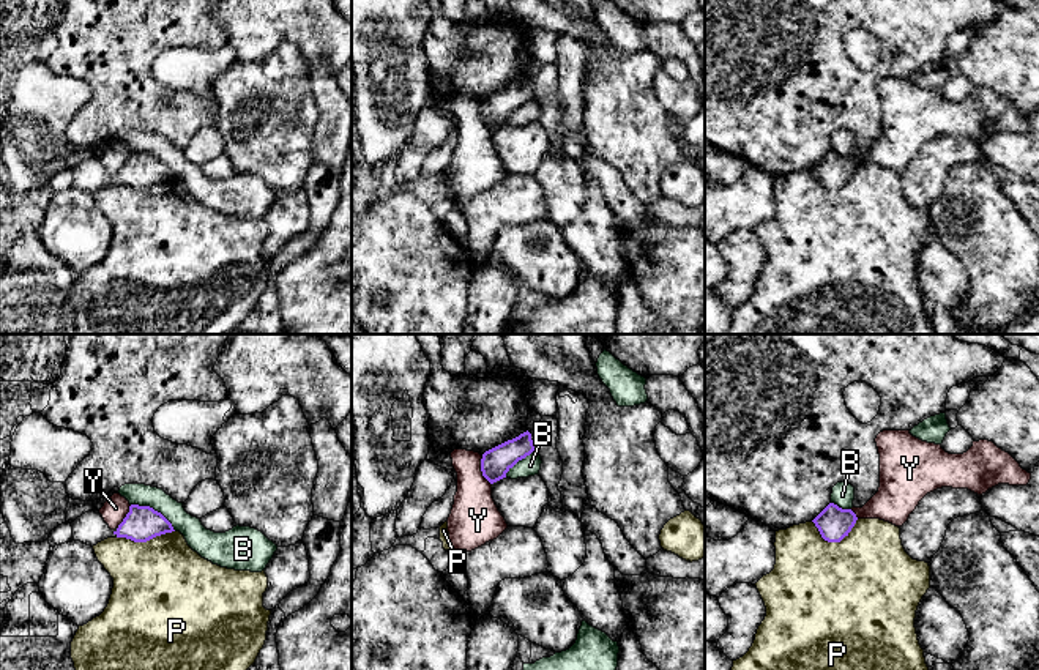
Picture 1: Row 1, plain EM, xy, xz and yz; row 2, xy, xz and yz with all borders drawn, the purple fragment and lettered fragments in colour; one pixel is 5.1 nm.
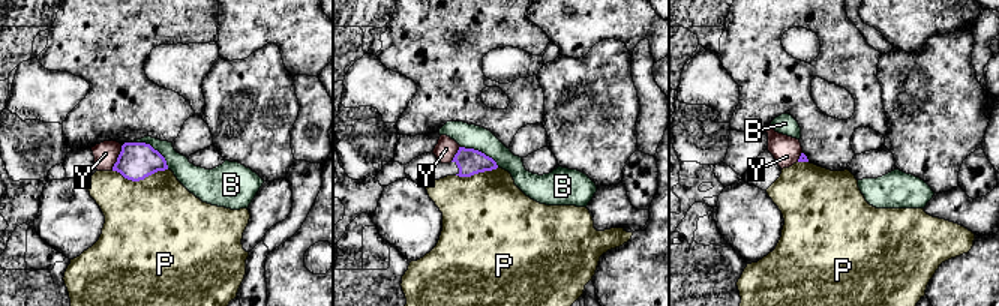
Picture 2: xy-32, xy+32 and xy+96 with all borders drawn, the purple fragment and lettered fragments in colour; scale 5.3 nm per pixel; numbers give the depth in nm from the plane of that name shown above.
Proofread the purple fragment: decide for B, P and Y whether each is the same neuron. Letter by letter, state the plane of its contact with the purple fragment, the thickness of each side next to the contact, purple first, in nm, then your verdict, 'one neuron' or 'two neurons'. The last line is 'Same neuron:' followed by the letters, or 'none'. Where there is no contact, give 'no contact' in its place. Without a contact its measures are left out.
B: meets purple in xy; 180 nm thick on the purple side, 120 nm on the other; two neurons
P: meets purple in yz; 170 nm thick on the purple side, 500 nm on the other; two neurons
Y: meets purple in xz; 150 nm thick on the purple side, 260 nm on the other; two neurons
Same neuron: none

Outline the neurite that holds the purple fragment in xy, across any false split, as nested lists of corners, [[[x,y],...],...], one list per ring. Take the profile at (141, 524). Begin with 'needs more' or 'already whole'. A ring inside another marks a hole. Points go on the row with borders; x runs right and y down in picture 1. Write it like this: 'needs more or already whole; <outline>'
needs more; [[[131,504],[123,522],[110,530],[99,511],[88,511],[71,522],[73,539],[96,545],[107,538],[126,538],[147,542],[156,536],[175,531],[172,523],[150,506]]]

